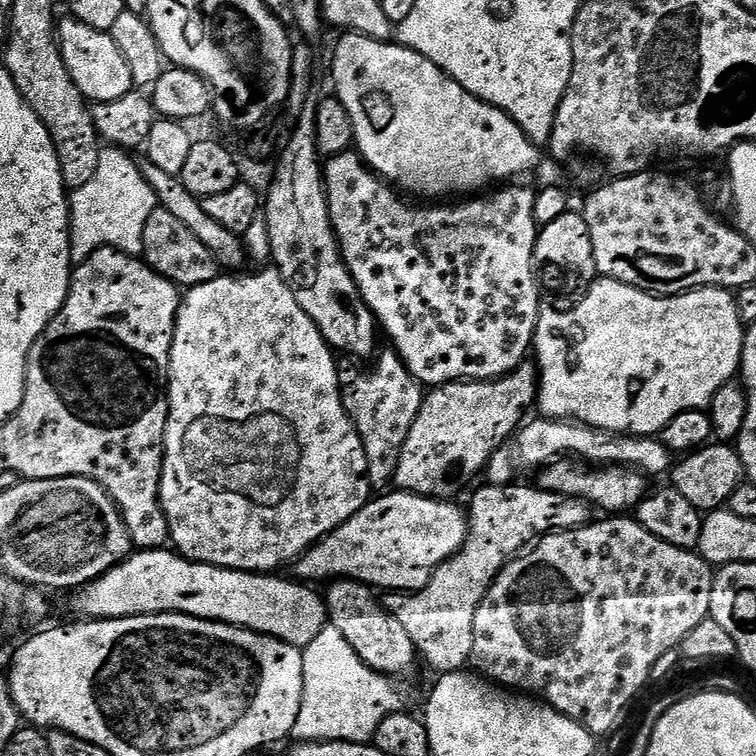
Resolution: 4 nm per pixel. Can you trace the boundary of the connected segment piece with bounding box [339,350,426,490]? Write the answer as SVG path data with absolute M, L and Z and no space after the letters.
M381 351L375 357L377 360L373 368L339 369L340 397L346 414L362 438L362 446L366 450L368 483L373 489L380 488L376 490L387 489L395 481L398 458L402 458L402 446L406 446L406 438L410 438L410 426L414 426L414 418L418 418L418 410L422 410L426 395L425 385L419 384L414 374L410 374L397 352L387 351Z

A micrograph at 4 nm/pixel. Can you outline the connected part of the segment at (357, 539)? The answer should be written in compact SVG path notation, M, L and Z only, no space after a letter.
M399 490L380 494L377 498L369 499L368 505L354 518L346 521L341 528L334 529L329 536L319 540L313 548L309 548L299 560L295 561L295 575L304 582L324 580L331 582L341 578L359 580L373 589L388 588L392 592L417 592L430 582L434 570L442 566L452 555L463 546L468 537L468 518L465 509L452 504L448 500L433 500L431 496L415 496L413 492Z

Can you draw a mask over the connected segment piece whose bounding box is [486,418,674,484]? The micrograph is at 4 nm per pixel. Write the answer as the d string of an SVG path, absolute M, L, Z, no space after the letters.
M536 418L533 424L525 423L504 447L497 448L488 463L486 480L489 484L510 484L519 477L516 476L519 472L528 472L531 468L540 470L557 458L568 457L579 458L596 466L627 466L652 478L662 475L664 471L665 475L674 464L673 453L659 438L626 436L589 428L587 424Z

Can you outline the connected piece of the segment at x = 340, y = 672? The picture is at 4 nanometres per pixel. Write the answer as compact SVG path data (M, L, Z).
M326 626L303 648L304 661L302 662L302 674L304 685L302 686L302 706L298 710L298 718L292 727L291 739L298 740L341 740L342 742L369 743L375 737L378 726L382 726L382 718L401 711L400 692L395 688L393 681L374 671L358 654L354 654L354 646L338 634L338 630Z

